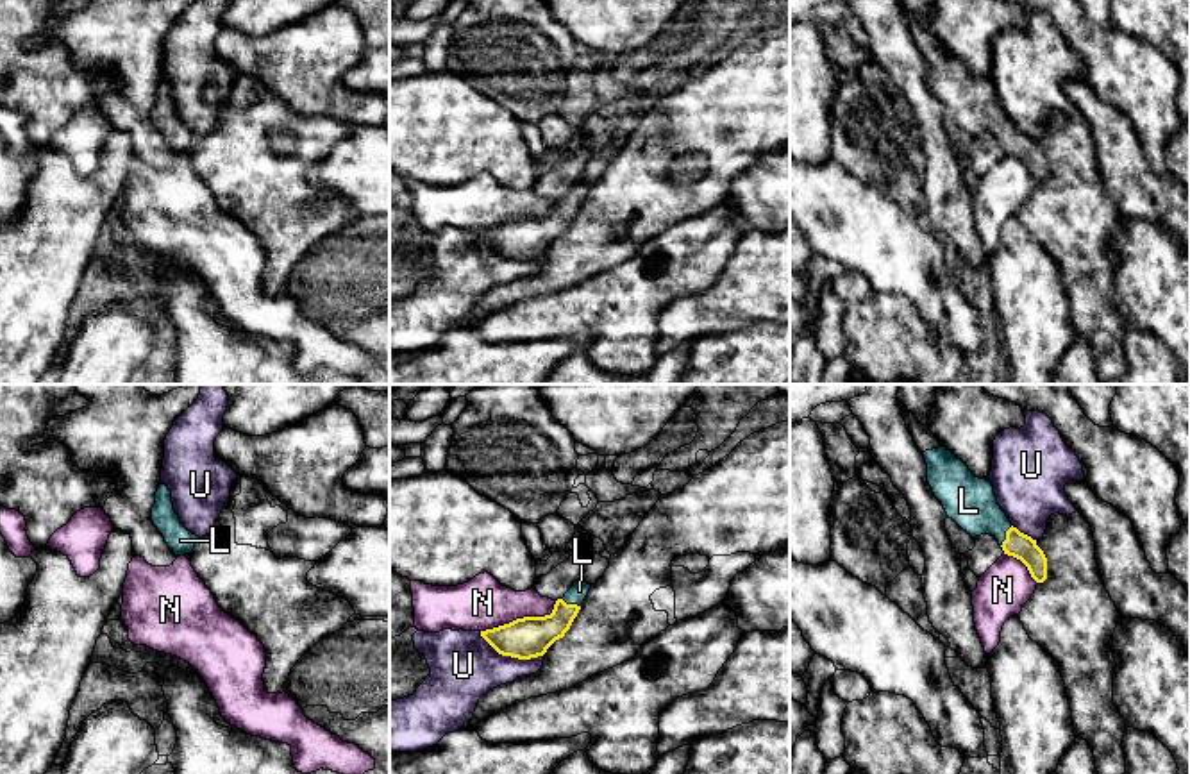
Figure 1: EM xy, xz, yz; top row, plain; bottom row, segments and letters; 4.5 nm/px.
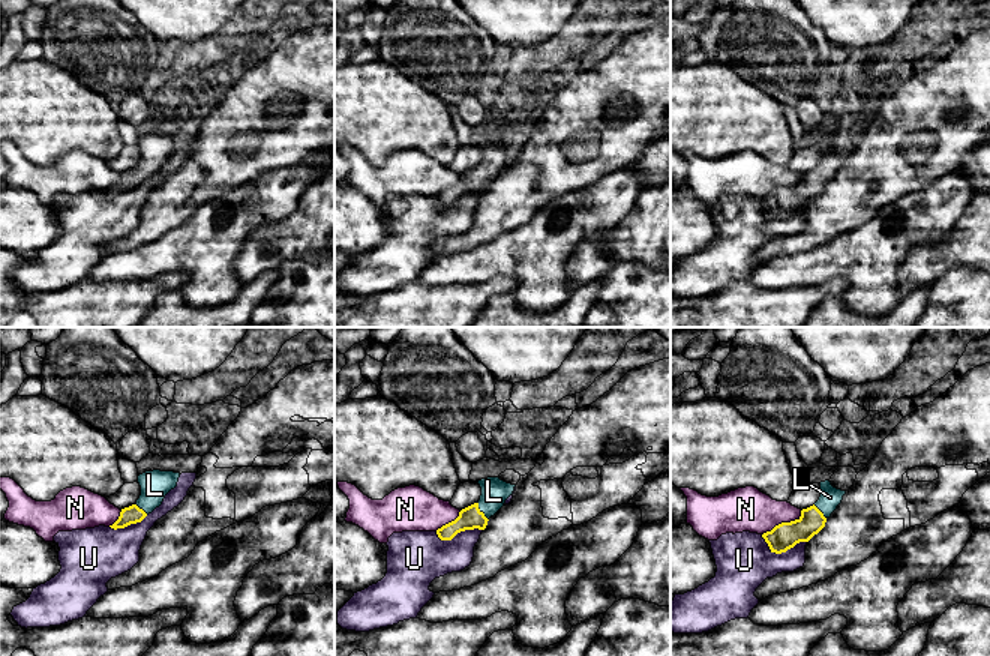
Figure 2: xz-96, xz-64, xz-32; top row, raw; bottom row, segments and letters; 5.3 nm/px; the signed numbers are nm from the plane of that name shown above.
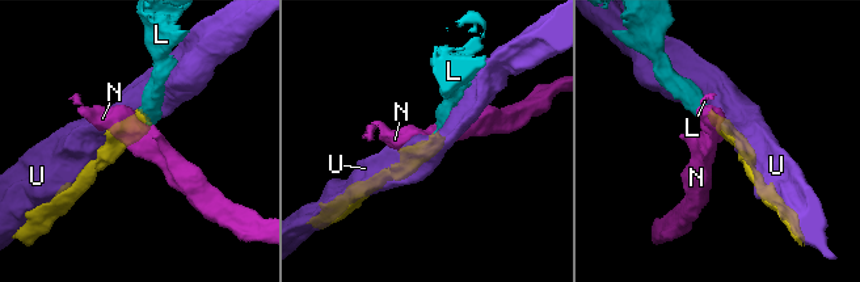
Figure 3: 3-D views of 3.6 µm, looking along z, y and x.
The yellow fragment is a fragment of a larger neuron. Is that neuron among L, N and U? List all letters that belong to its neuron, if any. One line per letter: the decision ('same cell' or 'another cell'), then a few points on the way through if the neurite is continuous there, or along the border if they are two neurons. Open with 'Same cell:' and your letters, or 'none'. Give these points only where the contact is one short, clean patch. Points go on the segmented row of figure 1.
Same cell: L
L: same cell | across yz (1017, 544), (1006, 537), (969, 501)
N: another cell
U: another cell

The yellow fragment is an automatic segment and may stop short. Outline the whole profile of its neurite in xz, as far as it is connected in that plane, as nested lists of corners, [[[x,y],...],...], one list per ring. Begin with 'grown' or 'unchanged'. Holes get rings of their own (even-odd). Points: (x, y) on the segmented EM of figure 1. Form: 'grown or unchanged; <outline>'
grown; [[[579,579],[563,599],[556,601],[550,615],[516,618],[481,631],[481,636],[502,656],[518,660],[543,656],[570,629],[590,588],[591,585]]]

